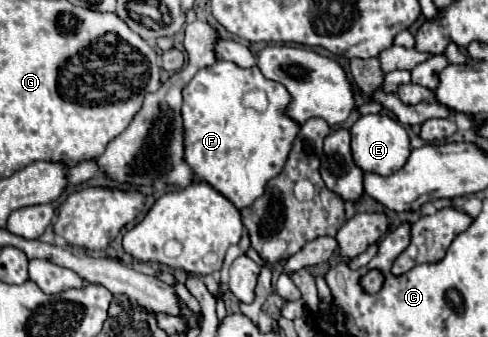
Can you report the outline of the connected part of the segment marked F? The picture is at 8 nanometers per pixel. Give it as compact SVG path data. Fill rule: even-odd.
M219 61L213 67L201 69L189 85L183 89L183 159L191 167L191 177L195 183L207 183L227 201L231 201L239 211L249 207L257 197L263 195L263 189L279 169L291 149L291 141L299 131L299 125L289 117L283 117L283 105L289 97L283 85L267 81L257 67L241 69L231 61ZM261 97L263 107L253 105L253 99Z

